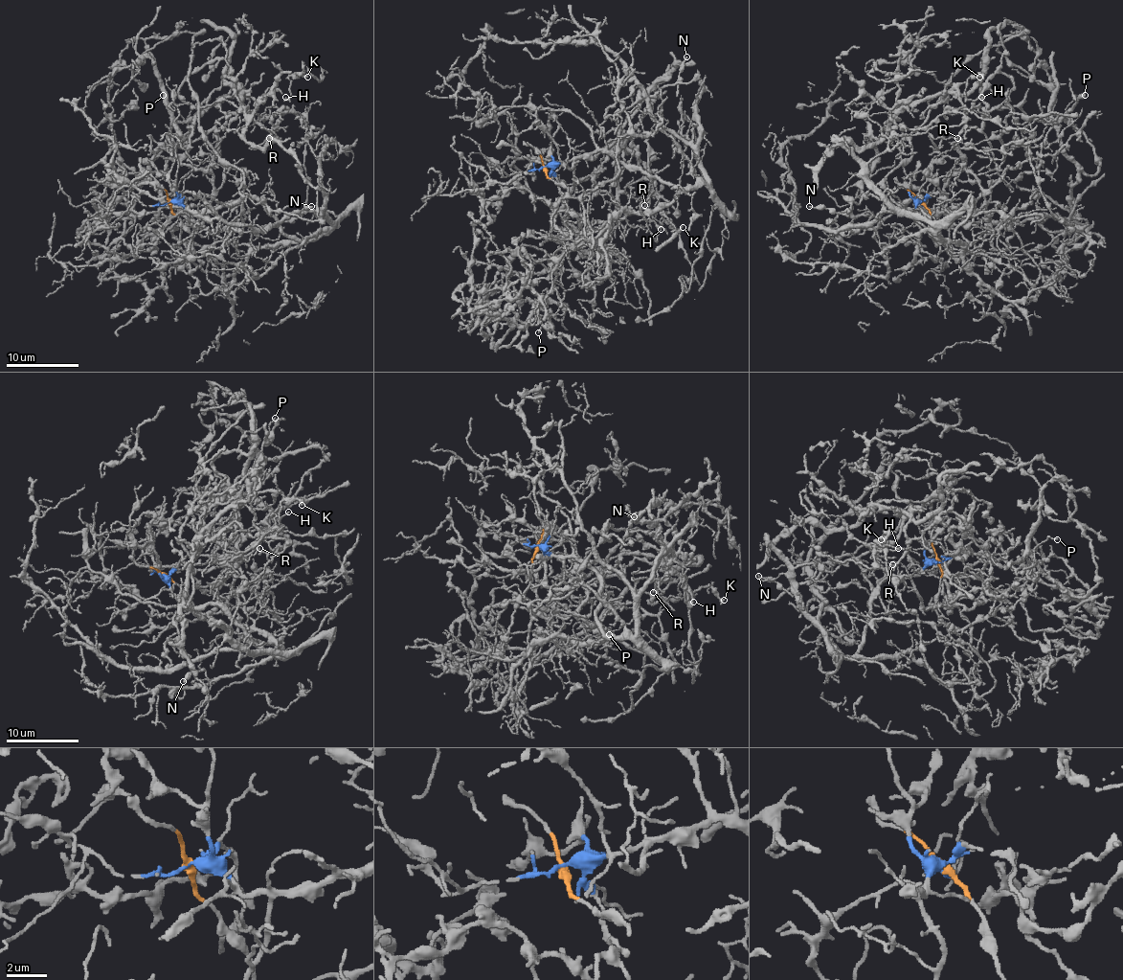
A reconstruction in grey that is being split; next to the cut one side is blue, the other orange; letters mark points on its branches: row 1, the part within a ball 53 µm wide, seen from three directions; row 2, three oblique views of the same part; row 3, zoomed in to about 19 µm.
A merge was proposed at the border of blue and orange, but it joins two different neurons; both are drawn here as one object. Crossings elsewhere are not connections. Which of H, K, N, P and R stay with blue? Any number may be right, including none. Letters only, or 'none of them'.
H, K, P, R

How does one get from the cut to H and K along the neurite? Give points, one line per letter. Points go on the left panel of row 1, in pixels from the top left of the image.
H: (168, 201), (213, 212), (254, 197), (301, 239), (329, 225), (321, 165), (286, 97)
K: (168, 201), (213, 212), (254, 197), (301, 239), (329, 225), (321, 165), (291, 105), (288, 79), (307, 77)

